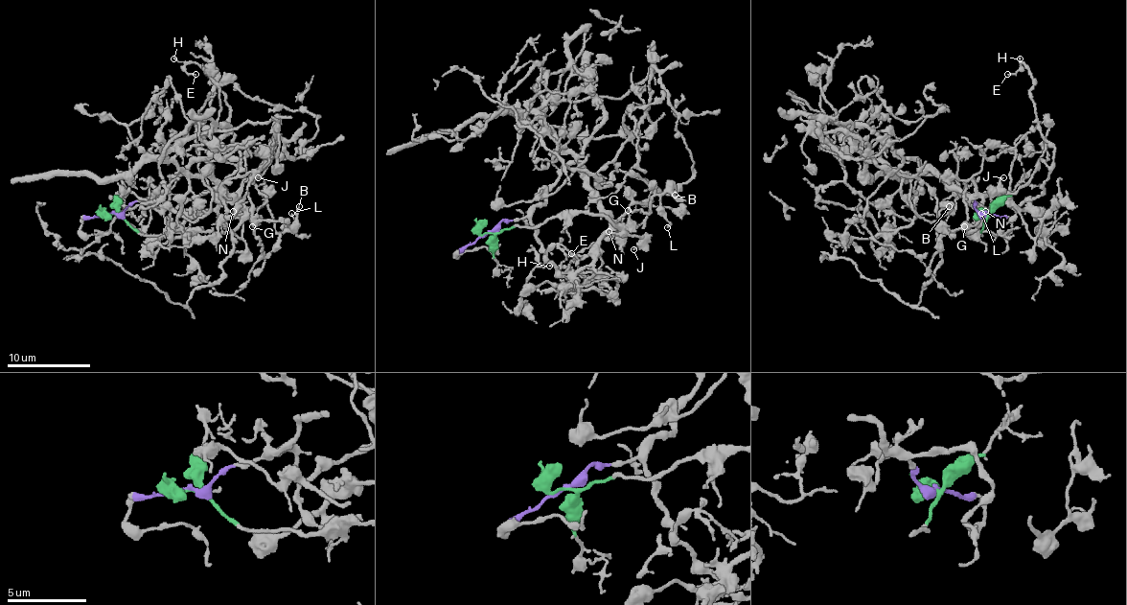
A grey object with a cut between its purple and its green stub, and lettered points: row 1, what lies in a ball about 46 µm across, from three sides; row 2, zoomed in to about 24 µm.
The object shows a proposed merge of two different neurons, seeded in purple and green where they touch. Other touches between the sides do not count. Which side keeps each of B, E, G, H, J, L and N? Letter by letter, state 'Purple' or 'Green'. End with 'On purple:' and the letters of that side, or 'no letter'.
B: Green
E: Purple
G: Green
H: Purple
J: Green
L: Green
N: Green
On purple: E, H

